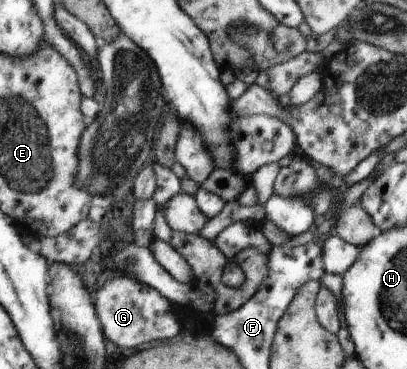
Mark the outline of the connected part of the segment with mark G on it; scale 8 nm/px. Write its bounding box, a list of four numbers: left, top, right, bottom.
[94,274,179,349]

